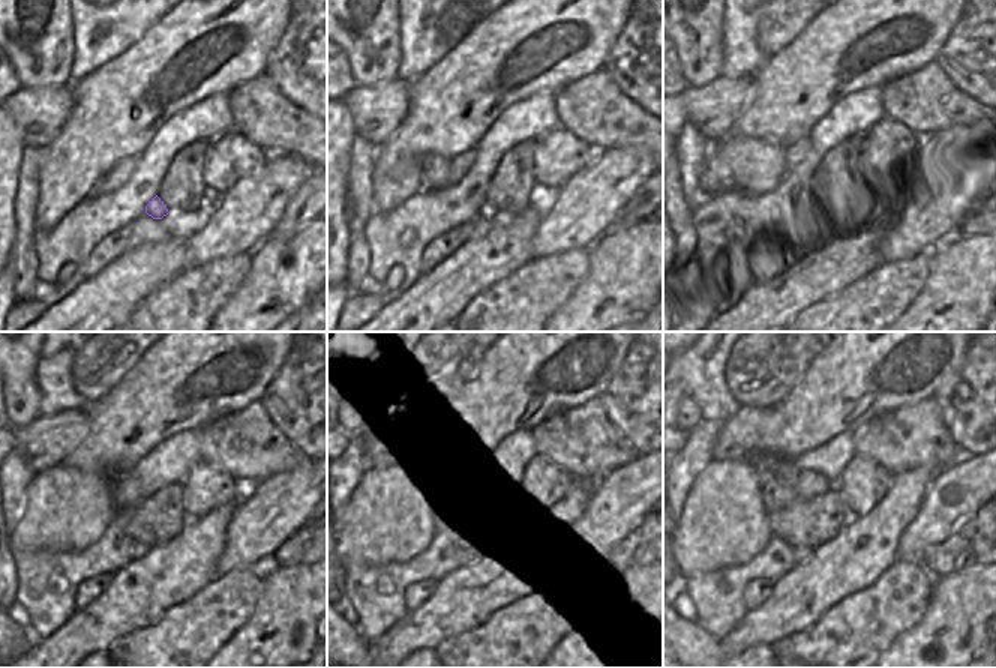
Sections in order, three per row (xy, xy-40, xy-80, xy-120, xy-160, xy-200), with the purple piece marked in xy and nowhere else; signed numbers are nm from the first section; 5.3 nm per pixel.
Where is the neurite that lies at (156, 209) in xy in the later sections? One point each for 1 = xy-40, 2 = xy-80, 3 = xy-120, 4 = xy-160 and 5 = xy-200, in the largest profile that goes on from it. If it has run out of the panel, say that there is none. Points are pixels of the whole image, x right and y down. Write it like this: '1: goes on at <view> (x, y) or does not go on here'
1: goes on at xy-40 (488, 212)
2: goes on at xy-80 (816, 210)
3: goes on at xy-120 (140, 550)
4: goes on at xy-160 (467, 553)
5: goes on at xy-200 (801, 553)

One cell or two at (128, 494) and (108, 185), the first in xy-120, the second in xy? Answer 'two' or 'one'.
one

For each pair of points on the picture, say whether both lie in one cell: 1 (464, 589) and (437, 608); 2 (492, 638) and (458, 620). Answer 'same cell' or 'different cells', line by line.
1: same cell
2: different cells

